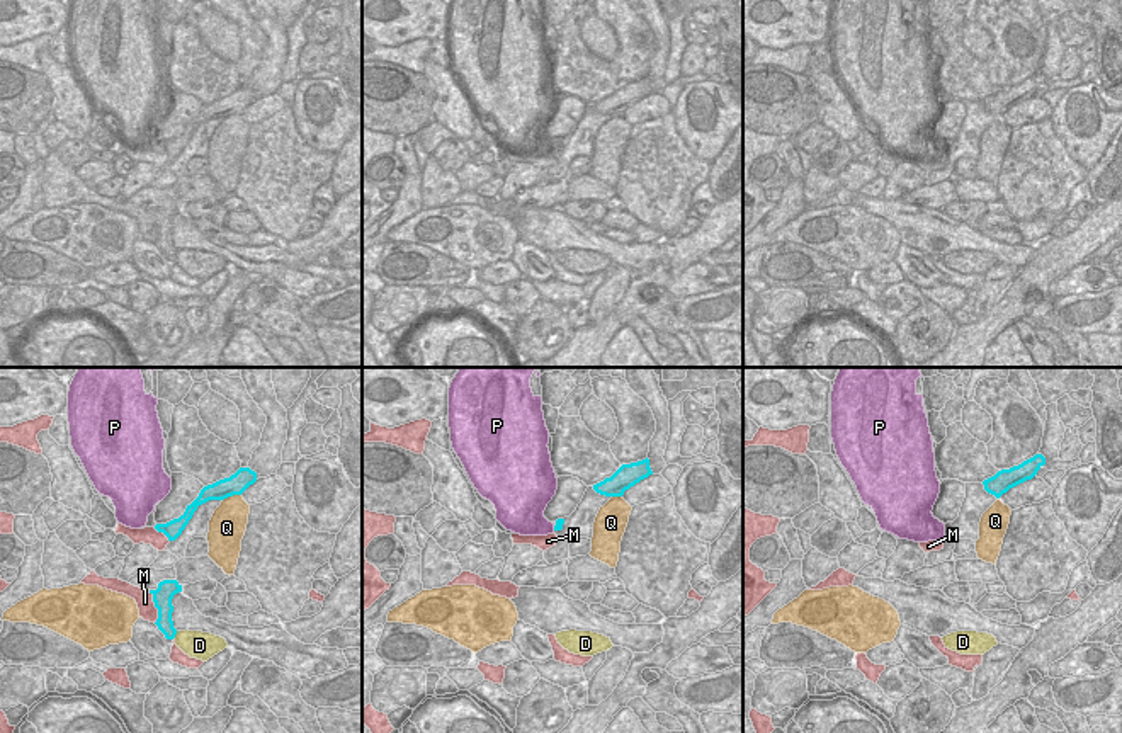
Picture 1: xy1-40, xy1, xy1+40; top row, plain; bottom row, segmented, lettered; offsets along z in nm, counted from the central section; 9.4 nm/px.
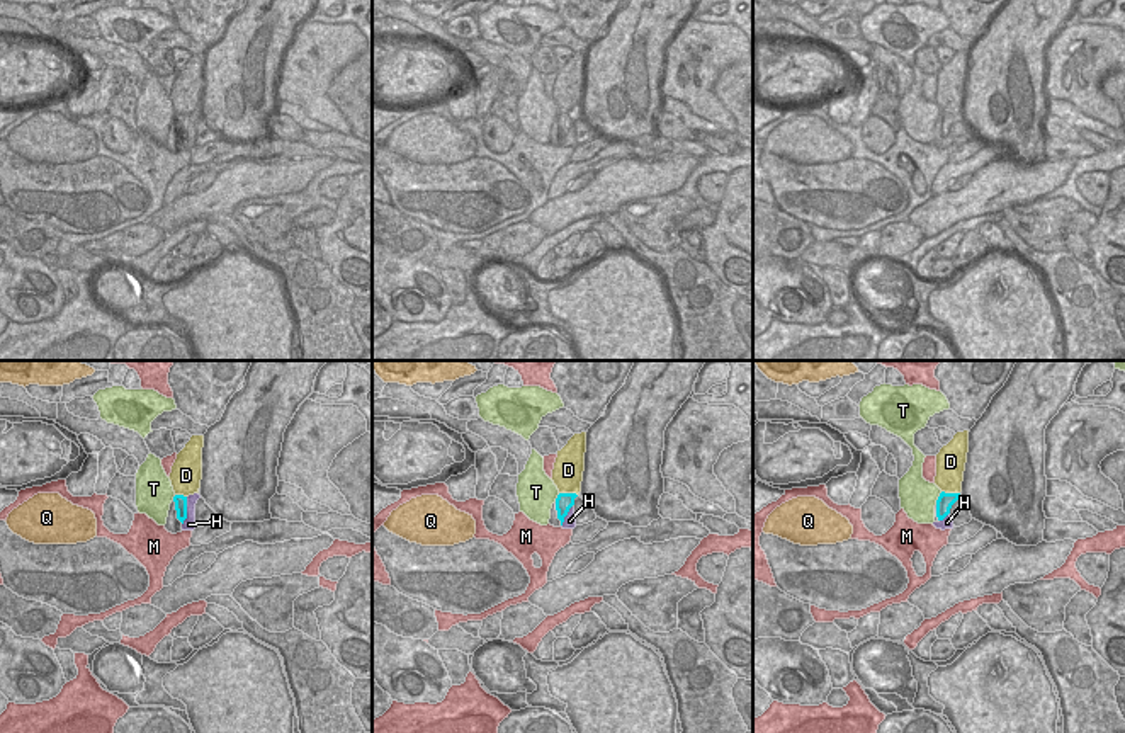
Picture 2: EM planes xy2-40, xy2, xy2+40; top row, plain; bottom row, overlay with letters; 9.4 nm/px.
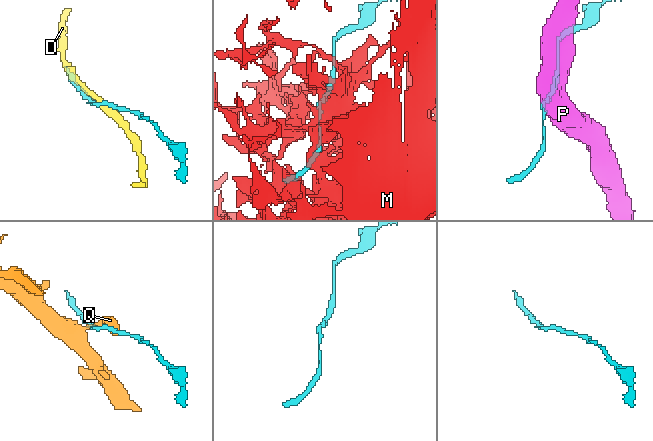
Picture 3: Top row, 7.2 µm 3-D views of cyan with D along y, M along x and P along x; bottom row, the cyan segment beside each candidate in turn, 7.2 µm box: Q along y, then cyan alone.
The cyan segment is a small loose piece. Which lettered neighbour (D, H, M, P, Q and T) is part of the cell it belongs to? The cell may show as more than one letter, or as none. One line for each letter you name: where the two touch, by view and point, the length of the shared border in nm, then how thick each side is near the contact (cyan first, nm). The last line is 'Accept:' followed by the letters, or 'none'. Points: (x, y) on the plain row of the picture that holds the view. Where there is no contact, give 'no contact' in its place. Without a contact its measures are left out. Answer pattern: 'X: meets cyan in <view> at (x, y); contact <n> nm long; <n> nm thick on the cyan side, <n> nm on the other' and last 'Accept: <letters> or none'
Accept: none

